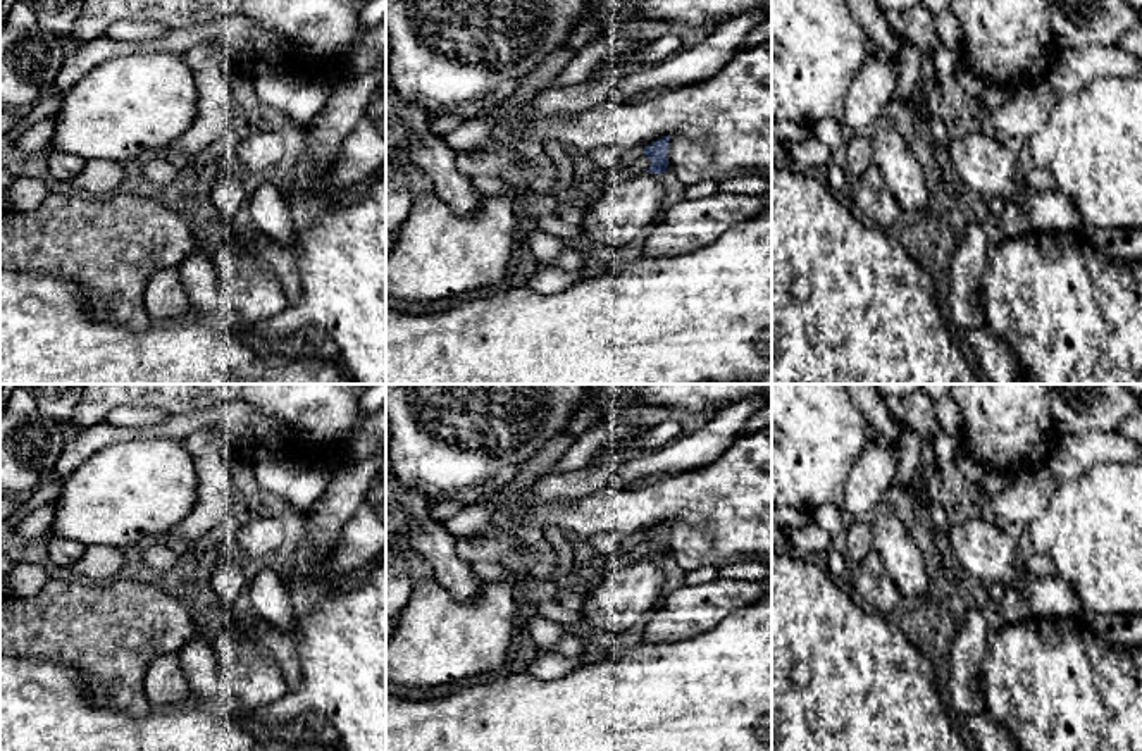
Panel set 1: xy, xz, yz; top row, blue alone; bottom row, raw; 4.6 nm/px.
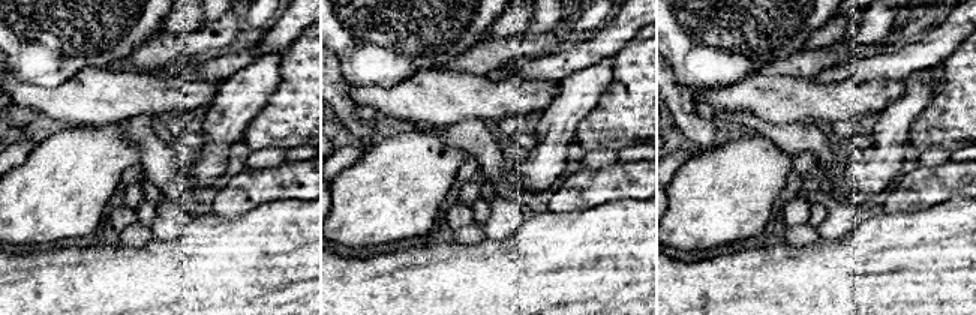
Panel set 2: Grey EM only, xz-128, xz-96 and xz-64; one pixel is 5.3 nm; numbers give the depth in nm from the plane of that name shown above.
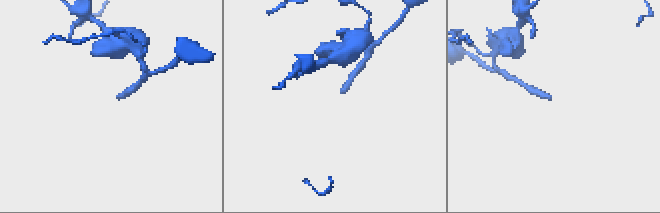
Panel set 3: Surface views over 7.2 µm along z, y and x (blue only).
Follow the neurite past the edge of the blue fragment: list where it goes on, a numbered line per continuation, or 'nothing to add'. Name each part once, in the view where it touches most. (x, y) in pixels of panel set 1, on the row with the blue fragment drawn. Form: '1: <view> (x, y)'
1: xz (629, 207)

